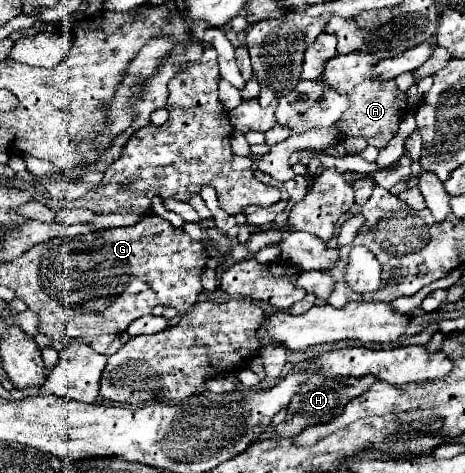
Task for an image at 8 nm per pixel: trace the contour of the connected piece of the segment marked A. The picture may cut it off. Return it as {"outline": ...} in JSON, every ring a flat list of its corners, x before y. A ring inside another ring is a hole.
{"outline":[[364,51,336,55,326,63,320,81,330,89,336,89,336,91,348,95,351,101,350,107,337,122,338,136,341,138,363,137,366,138,368,145,384,149,388,145,388,141,398,133,400,121,406,115,408,101,406,101,406,93,402,93,396,87,394,79,390,79,390,81,376,79,376,75,374,75,376,63,378,63,378,57,364,53]]}

